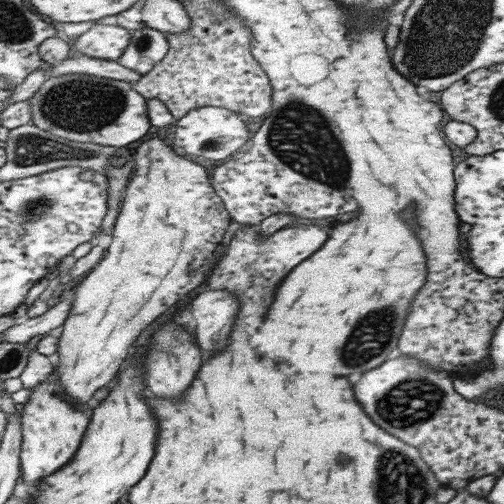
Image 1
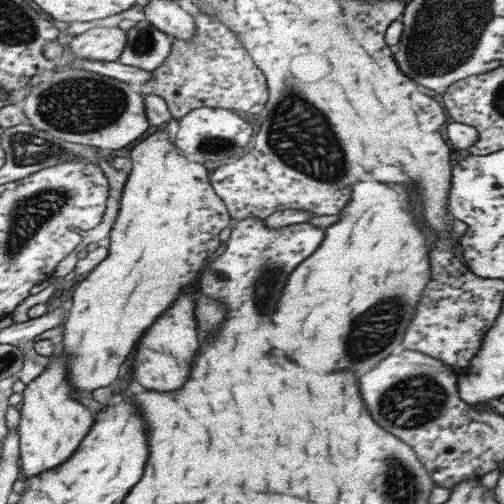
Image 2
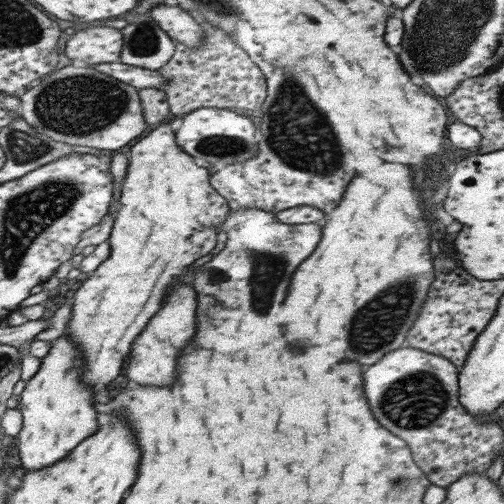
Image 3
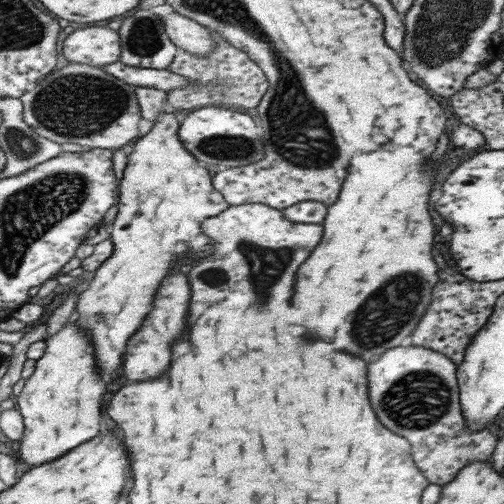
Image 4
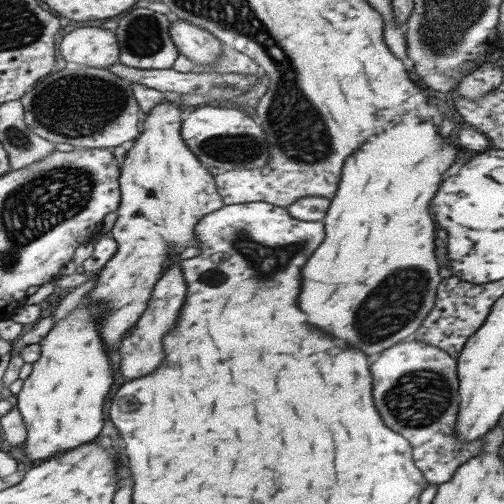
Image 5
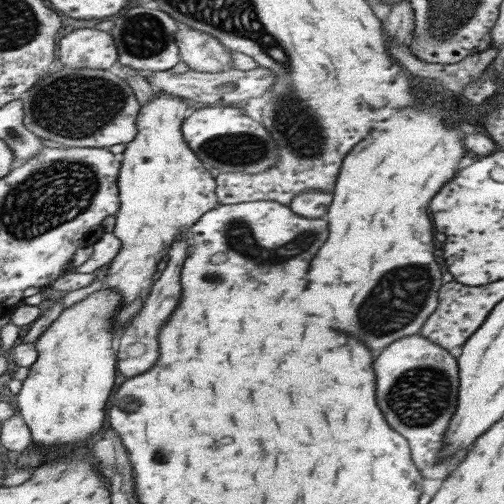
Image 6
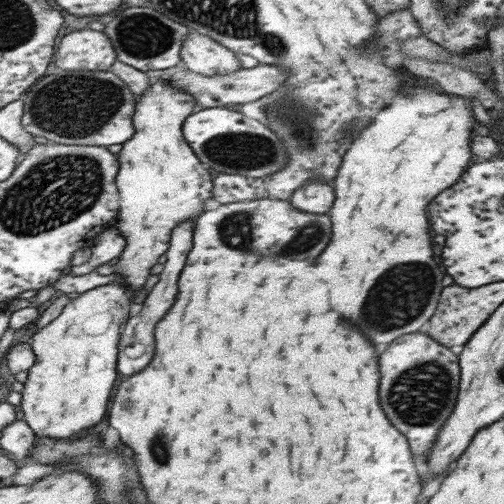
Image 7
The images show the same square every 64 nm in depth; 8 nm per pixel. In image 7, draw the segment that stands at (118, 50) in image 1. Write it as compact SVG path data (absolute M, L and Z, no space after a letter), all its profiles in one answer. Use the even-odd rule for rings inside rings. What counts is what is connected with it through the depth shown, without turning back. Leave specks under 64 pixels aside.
M75 30L59 40L55 50L55 68L59 70L89 70L107 72L117 56L103 32Z

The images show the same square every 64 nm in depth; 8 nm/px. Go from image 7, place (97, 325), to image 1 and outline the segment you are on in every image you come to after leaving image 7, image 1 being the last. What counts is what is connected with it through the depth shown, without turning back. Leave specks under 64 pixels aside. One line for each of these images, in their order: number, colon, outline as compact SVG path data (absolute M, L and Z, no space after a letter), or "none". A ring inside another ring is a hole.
1: M53 370L53 374L49 374L49 378L45 382L39 382L37 386L33 386L29 390L31 390L29 400L19 408L21 410L19 462L21 462L23 484L27 484L35 490L43 478L57 472L65 464L69 464L69 460L77 452L77 448L79 448L79 444L87 432L89 418L81 410L63 402L59 398L61 394L55 394L55 392L61 392L61 388L57 384L55 370Z
2: M53 354L51 362L47 364L47 370L43 370L35 380L31 380L21 394L23 400L17 406L17 410L21 414L19 428L17 428L17 434L19 434L19 466L27 478L39 476L41 472L47 472L47 470L63 464L79 448L81 440L87 436L87 432L91 432L91 426L95 424L91 412L75 400L77 392L69 384L67 366L69 366L69 358L65 354Z
3: M63 332L63 336L51 342L47 356L41 358L37 374L27 380L23 392L19 394L17 410L23 418L23 426L17 434L17 456L27 472L57 464L67 454L71 454L75 446L99 430L95 420L97 412L93 410L93 394L97 388L81 382L83 368L83 352L77 348L71 336Z
4: M73 312L59 332L43 340L45 352L35 362L33 374L25 380L23 390L15 398L15 408L25 424L19 440L21 462L31 464L33 468L53 462L75 446L99 436L101 398L109 380L101 376L91 336L81 330L77 316L79 314Z
5: M79 304L61 318L39 342L39 360L23 380L23 388L13 396L25 428L25 456L39 464L63 450L73 450L91 442L103 428L103 400L111 386L111 360L99 336L99 318L103 308L95 304Z
6: M117 290L91 292L65 308L33 342L37 360L31 364L23 388L17 392L15 410L31 430L31 440L41 454L47 454L49 448L81 442L99 432L105 418L103 406L111 394L117 370L111 338L121 302Z

